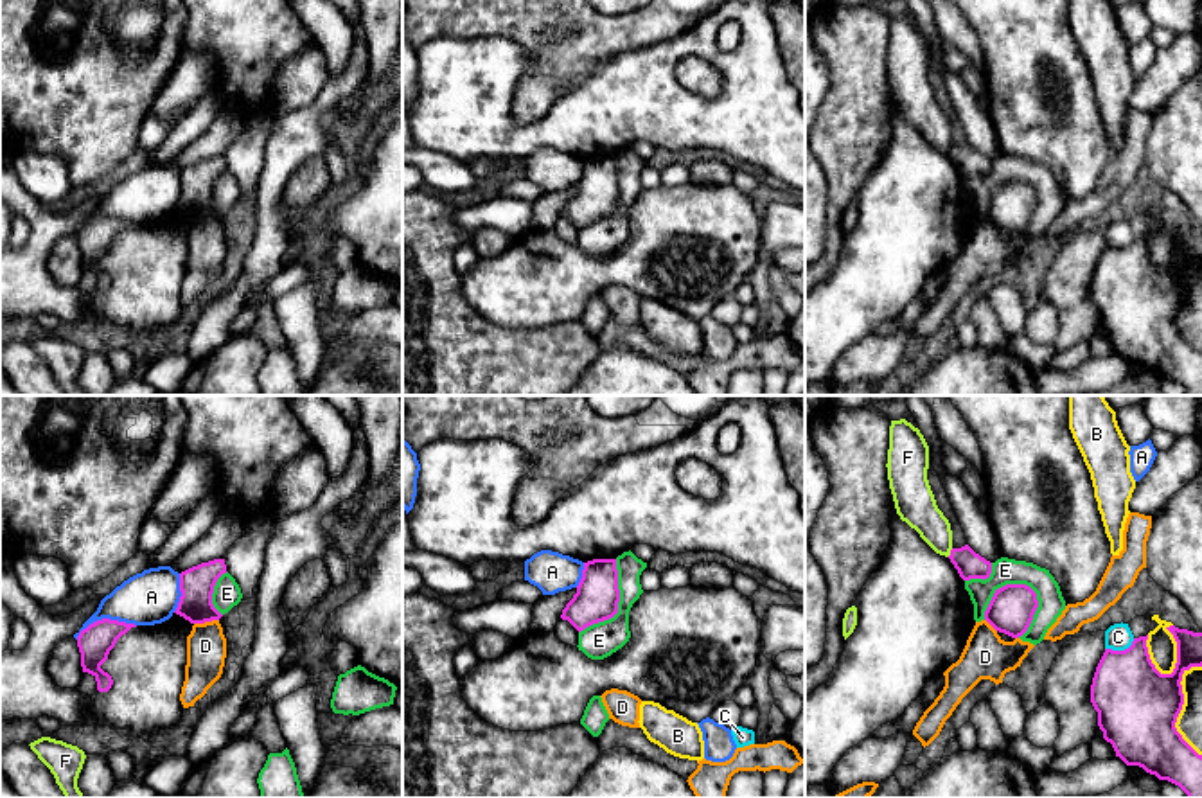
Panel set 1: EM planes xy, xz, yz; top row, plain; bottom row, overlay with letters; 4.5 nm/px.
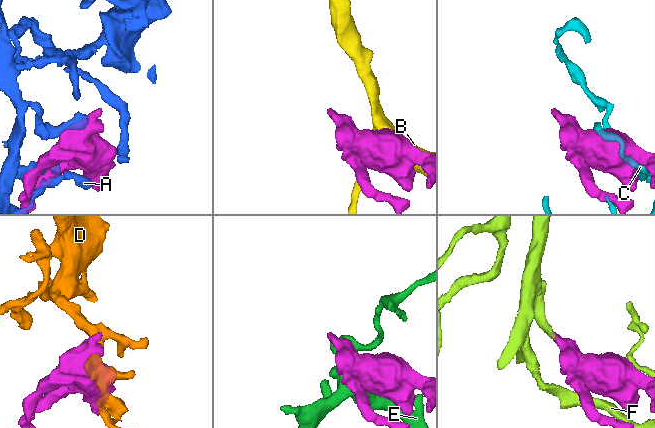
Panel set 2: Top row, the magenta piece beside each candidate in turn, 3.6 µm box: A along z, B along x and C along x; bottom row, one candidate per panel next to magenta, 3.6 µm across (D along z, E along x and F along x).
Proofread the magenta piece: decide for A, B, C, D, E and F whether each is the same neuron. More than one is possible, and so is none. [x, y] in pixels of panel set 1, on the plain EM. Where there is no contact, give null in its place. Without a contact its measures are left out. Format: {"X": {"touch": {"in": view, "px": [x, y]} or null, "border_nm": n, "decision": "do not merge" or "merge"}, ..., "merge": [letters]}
{"A": {"touch": {"in": "xy", "px": [105, 216]}, "border_nm": 280, "decision": "do not merge"}, "B": {"touch": {"in": "yz", "px": [1177, 250]}, "border_nm": 240, "decision": "do not merge"}, "C": {"touch": {"in": "yz", "px": [1120, 248]}, "border_nm": 140, "decision": "do not merge"}, "D": {"touch": {"in": "xy", "px": [205, 218]}, "border_nm": 110, "decision": "do not merge"}, "E": {"touch": {"in": "yz", "px": [1003, 184]}, "border_nm": 280, "decision": "do not merge"}, "F": {"touch": {"in": "yz", "px": [951, 150]}, "border_nm": 50, "decision": "do not merge"}, "merge": []}

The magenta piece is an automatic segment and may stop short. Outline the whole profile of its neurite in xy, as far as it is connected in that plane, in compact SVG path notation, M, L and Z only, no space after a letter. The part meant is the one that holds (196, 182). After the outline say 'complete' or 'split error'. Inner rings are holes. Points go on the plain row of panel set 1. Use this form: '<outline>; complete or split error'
M225 156L201 160L180 171L180 200L176 212L190 221L219 217L223 212L212 201L217 176L226 171Z; complete

